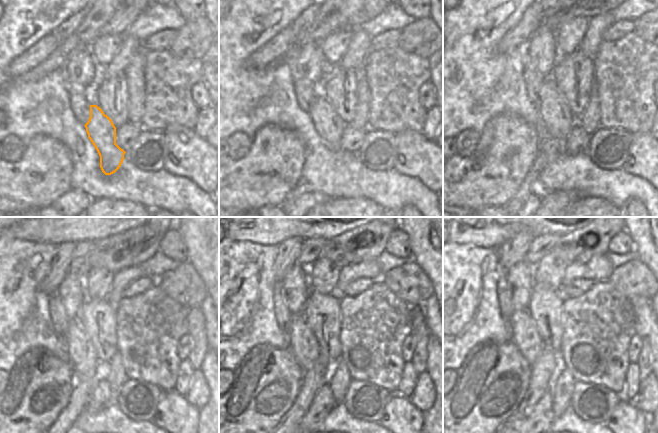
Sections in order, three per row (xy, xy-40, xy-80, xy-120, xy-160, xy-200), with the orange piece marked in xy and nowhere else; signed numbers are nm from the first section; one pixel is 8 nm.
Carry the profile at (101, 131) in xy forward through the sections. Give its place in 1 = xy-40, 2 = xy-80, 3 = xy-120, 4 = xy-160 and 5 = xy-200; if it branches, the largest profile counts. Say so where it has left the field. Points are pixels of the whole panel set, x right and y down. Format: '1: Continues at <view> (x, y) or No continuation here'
1: Continues at xy-40 (328, 125)
2: Continues at xy-80 (554, 114)
3: Continues at xy-120 (81, 346)
4: Continues at xy-160 (305, 344)
5: Continues at xy-200 (529, 339)

